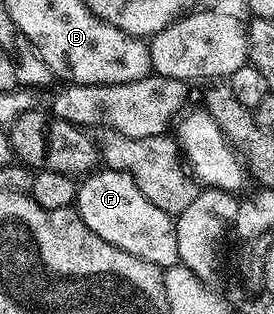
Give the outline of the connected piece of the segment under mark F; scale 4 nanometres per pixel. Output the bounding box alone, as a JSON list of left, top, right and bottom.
[76,167,179,271]

